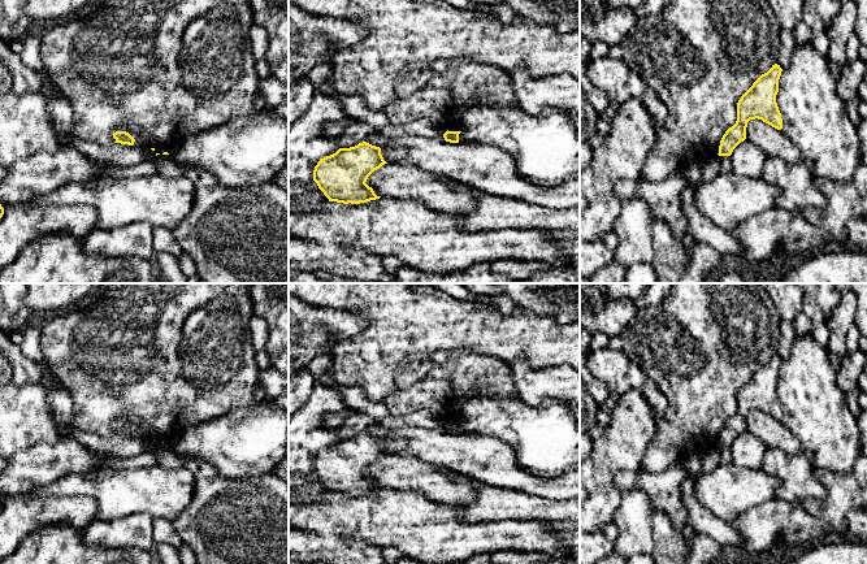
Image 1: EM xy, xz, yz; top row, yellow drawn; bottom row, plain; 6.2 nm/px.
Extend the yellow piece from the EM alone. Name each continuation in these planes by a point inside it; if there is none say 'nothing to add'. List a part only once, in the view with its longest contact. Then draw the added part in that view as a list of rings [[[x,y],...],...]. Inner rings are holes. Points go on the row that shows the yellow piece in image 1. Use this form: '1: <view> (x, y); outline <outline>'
nothing to add

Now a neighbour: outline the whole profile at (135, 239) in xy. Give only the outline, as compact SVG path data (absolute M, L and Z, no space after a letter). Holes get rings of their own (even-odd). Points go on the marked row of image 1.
M134 222L110 230L95 229L81 238L87 253L107 257L136 256L149 260L155 255L153 226L149 222Z

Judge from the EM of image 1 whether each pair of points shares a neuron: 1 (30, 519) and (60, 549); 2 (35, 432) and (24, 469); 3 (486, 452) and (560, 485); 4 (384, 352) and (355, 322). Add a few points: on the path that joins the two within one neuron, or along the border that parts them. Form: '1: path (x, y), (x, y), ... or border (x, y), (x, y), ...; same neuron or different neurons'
1: border (70, 524), (46, 524), (27, 534), (16, 547); different neurons
2: border (60, 439), (31, 445), (13, 456); different neurons
3: path (504, 471), (527, 482), (542, 485); same neuron
4: border (368, 319), (363, 329), (336, 343); different neurons

